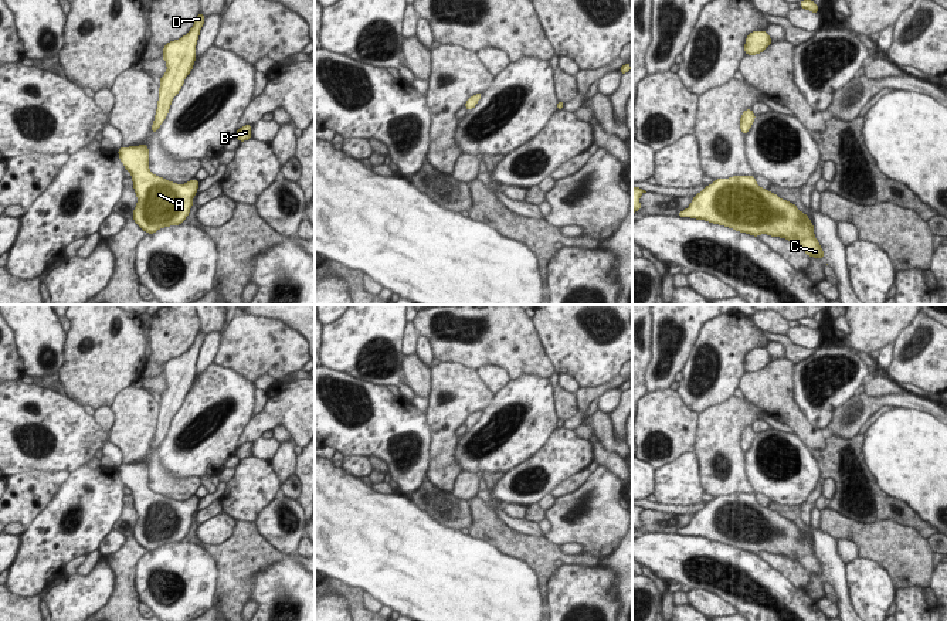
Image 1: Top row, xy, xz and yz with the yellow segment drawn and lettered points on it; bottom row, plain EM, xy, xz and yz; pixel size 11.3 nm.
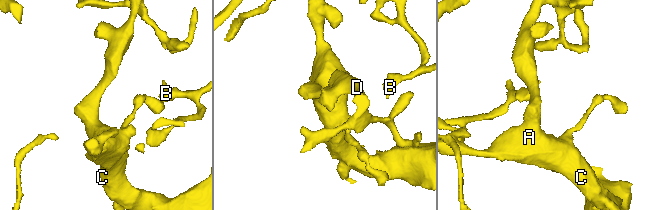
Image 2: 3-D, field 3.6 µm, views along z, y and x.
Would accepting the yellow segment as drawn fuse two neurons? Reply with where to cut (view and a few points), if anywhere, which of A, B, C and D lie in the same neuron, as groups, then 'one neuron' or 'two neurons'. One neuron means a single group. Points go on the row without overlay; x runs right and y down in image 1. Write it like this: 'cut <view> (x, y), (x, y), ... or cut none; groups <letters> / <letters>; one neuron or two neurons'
cut none; groups A B C D; one neuron

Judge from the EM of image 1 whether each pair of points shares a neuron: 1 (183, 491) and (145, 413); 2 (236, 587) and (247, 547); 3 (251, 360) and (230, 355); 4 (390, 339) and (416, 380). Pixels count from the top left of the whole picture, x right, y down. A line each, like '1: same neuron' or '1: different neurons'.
1: same neuron
2: same neuron
3: same neuron
4: different neurons

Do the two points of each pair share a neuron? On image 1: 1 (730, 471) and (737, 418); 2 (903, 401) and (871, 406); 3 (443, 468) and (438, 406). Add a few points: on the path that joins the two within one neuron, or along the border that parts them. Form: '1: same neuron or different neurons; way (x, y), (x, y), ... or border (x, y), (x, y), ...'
1: same neuron; way (730, 458), (730, 431)
2: same neuron; way (895, 400), (879, 401)
3: same neuron; way (443, 452), (443, 421)

